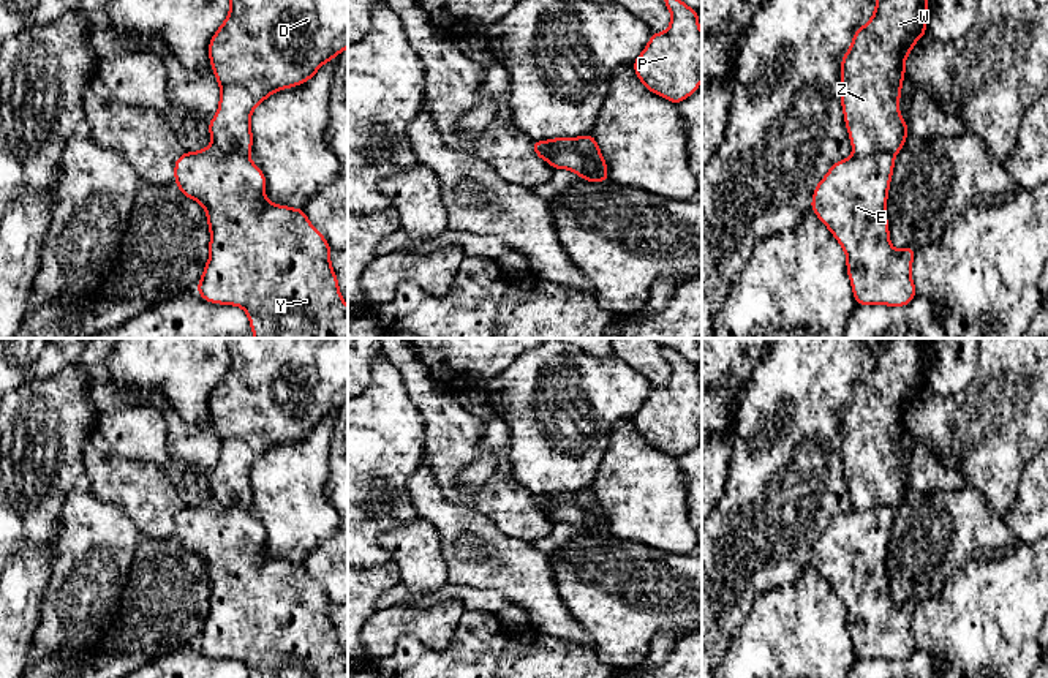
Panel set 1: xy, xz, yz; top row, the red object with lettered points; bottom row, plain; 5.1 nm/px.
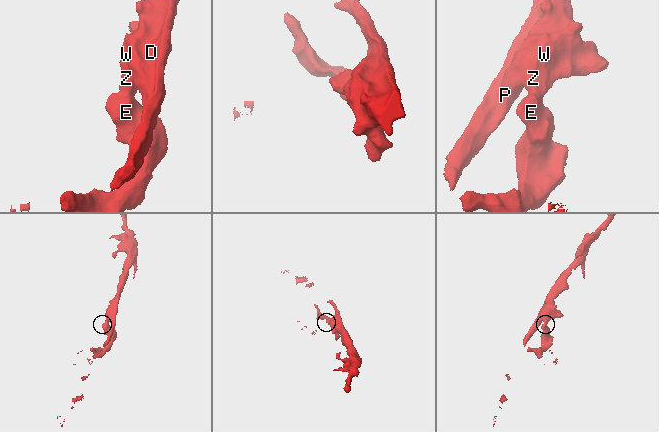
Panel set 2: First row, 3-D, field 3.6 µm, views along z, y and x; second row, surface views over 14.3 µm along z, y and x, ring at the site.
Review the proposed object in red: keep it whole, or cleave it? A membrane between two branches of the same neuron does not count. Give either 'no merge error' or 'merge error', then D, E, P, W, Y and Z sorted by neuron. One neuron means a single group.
merge error; groups D P W Z / E Y

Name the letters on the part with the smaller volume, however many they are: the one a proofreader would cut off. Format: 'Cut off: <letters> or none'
Cut off: E, Y

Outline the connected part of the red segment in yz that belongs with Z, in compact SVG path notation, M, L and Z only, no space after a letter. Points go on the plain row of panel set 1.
M860 338L866 348L877 345L873 371L860 381L852 400L841 414L841 460L852 496L852 506L866 510L882 504L896 509L909 490L907 477L901 473L898 455L906 431L904 416L914 398L926 387L929 338Z

